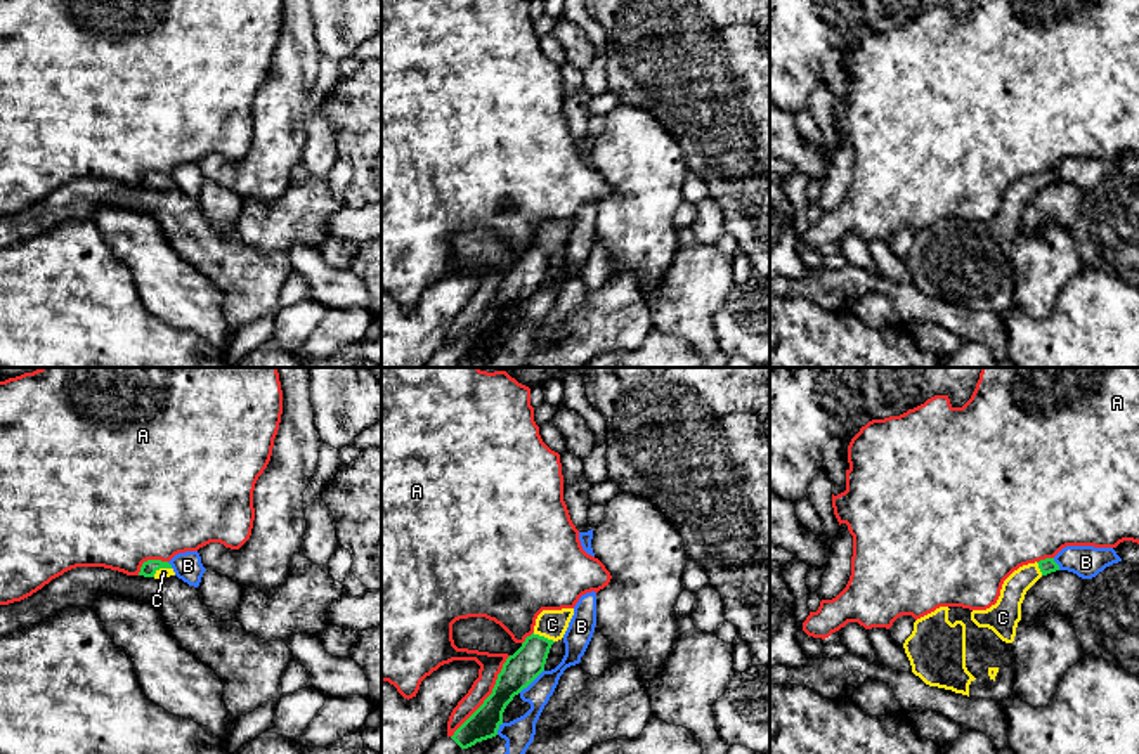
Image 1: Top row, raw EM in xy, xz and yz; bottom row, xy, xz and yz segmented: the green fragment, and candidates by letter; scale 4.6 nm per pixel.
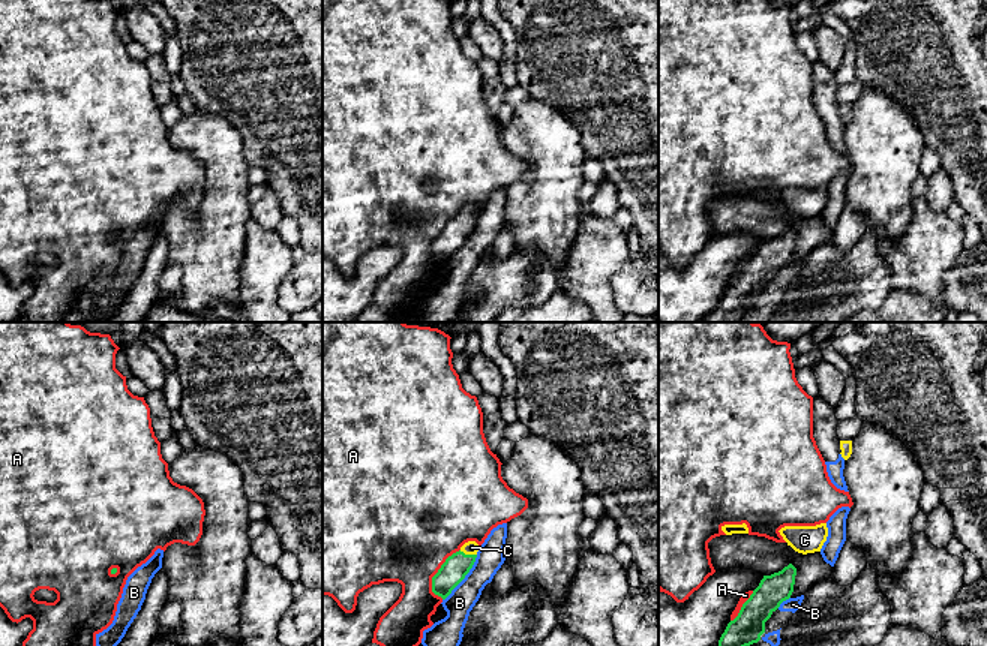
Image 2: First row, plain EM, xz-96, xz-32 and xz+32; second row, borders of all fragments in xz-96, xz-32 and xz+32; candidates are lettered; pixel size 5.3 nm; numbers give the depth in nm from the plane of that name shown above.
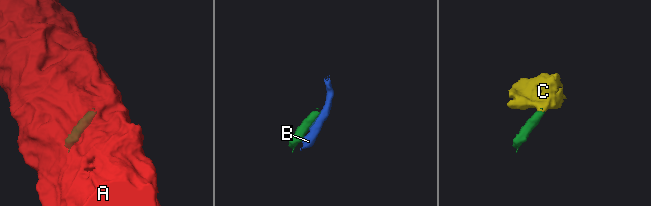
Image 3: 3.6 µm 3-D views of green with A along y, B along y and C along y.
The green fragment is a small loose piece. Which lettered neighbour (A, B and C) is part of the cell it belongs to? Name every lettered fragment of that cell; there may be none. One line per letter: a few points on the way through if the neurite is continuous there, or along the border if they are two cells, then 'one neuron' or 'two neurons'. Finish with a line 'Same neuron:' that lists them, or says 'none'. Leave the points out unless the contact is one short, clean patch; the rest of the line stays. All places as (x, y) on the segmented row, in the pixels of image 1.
A: two neurons
B: border xz (543, 669), (519, 692); two neurons
C: way xz (527, 662), (543, 636), (552, 624); one neuron
Same neuron: C

